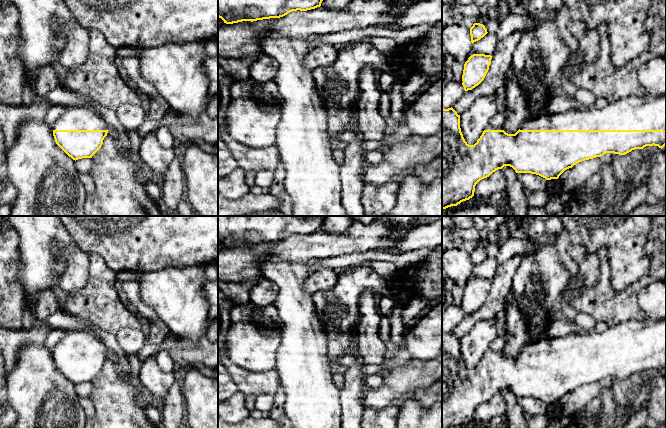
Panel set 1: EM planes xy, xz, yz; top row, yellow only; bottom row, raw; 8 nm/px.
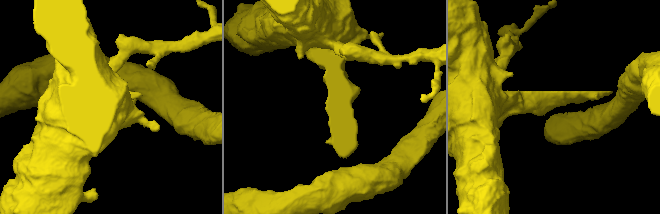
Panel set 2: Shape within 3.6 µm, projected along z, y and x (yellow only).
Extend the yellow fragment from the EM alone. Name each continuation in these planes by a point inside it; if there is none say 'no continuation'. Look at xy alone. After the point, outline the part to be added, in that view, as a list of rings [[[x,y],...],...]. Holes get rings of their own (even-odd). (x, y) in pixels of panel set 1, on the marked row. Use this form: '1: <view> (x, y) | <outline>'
1: xy (75, 118) | [[[80,106],[71,107],[52,125],[53,130],[109,130],[107,123],[96,111]]]

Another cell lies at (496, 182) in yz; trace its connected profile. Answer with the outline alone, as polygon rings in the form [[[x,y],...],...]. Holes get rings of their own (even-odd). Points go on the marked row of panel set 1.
[[[501,169],[493,172],[489,177],[480,180],[476,186],[474,195],[488,199],[493,193],[506,190],[506,179]]]

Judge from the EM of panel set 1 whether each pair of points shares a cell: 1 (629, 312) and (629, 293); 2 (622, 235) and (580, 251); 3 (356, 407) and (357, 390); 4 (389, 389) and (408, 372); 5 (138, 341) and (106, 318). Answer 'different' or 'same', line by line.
1: same
2: different
3: same
4: same
5: different

